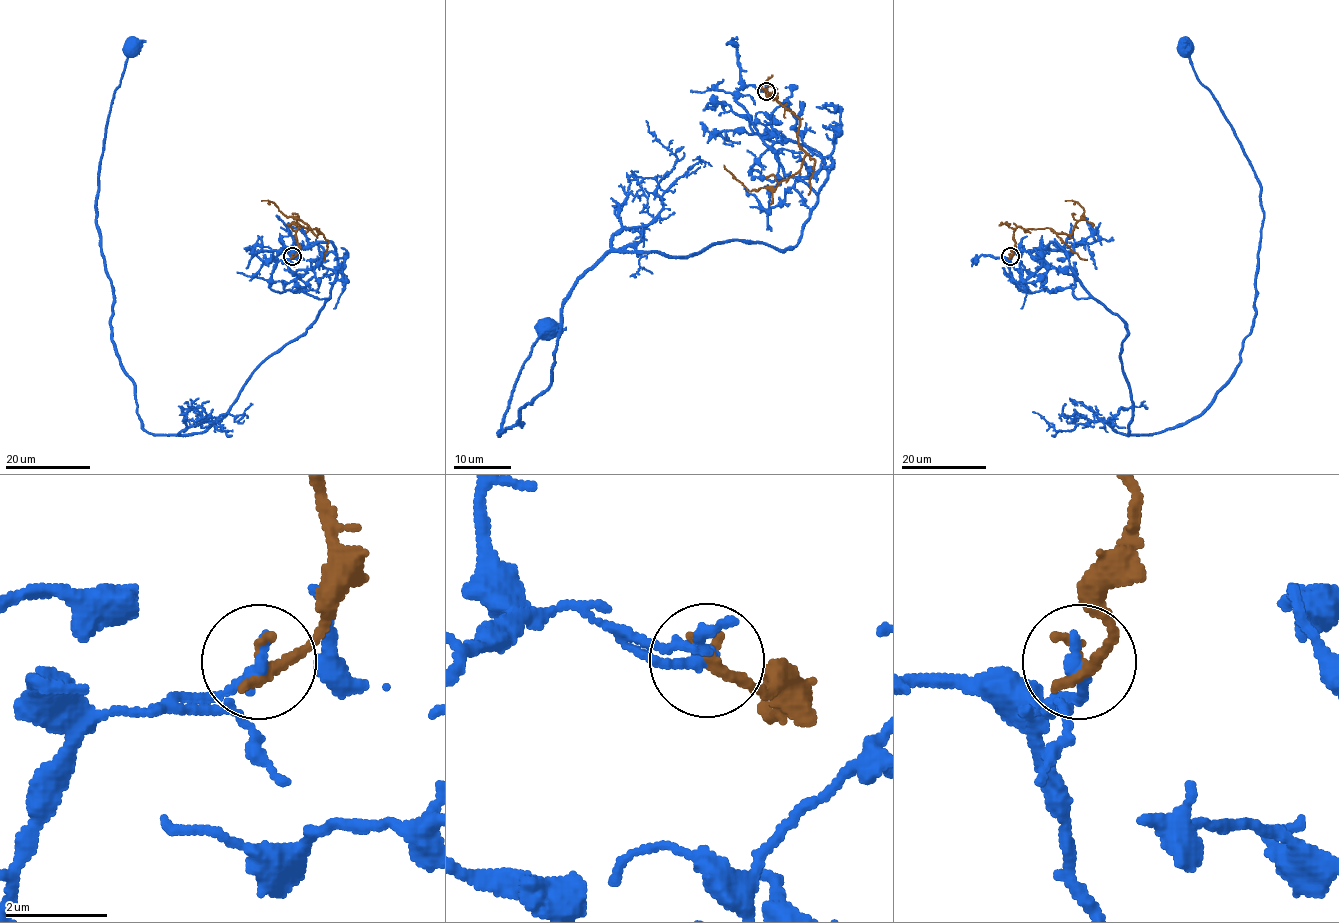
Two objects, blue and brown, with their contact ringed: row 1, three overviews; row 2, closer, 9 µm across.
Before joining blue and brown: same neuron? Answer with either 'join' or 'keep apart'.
keep apart

